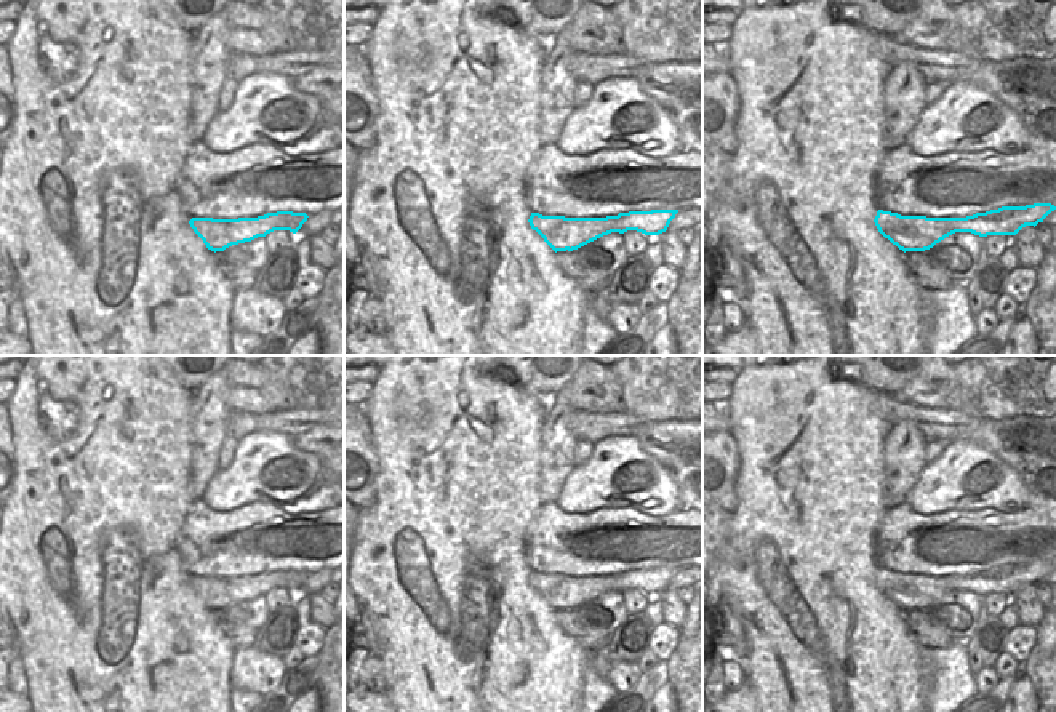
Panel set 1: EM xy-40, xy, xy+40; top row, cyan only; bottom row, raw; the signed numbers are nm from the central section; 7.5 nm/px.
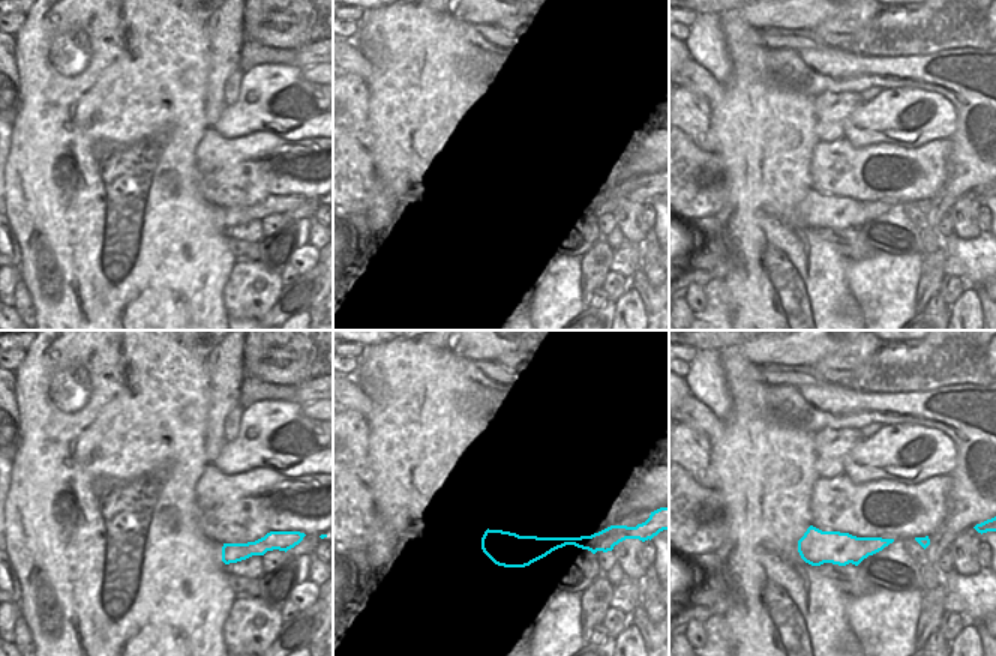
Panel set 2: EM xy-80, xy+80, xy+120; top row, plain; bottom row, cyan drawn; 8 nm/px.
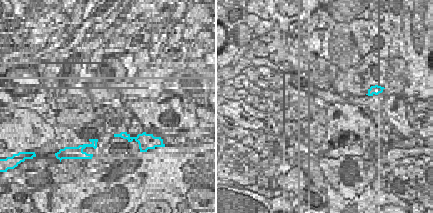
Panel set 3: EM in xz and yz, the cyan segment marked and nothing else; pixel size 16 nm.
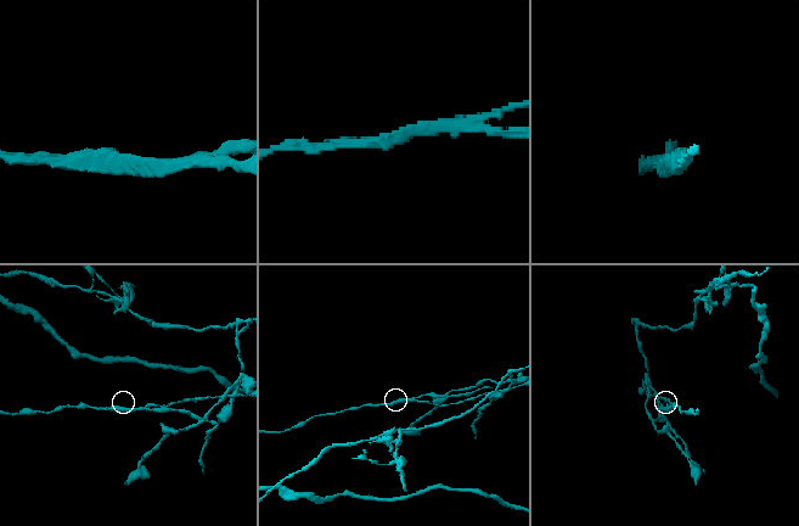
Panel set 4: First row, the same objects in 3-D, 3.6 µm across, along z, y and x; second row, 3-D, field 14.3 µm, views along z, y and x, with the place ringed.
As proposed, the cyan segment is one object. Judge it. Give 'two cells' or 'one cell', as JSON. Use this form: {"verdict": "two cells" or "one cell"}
{"verdict": "two cells"}

